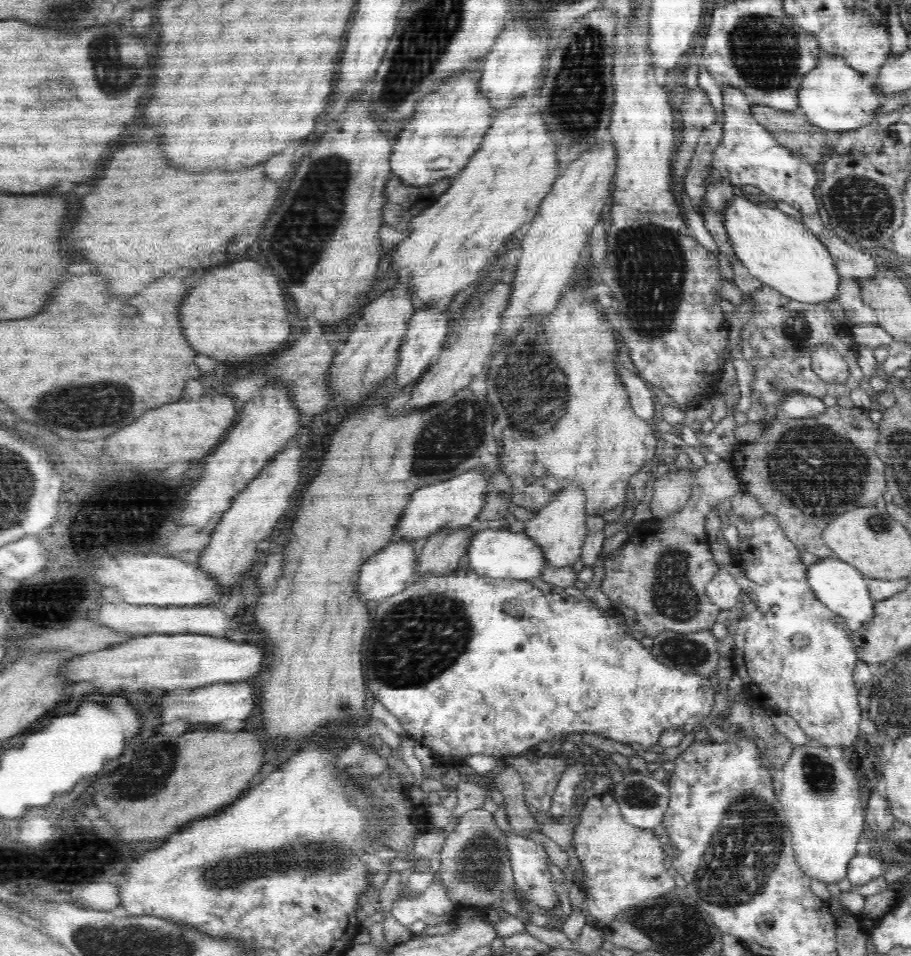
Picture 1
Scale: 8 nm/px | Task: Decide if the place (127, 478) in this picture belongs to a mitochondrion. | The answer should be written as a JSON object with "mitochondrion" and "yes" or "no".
{"mitochondrion":"yes"}

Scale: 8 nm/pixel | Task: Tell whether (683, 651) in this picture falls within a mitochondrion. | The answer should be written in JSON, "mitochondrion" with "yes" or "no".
{"mitochondrion":"yes"}

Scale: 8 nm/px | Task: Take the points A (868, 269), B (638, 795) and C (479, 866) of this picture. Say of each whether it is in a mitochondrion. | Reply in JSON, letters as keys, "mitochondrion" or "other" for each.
{"A":"other","B":"mitochondrion","C":"mitochondrion"}

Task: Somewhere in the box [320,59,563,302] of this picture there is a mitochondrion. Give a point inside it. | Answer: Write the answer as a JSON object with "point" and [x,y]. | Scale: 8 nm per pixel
{"point":[451,135]}

